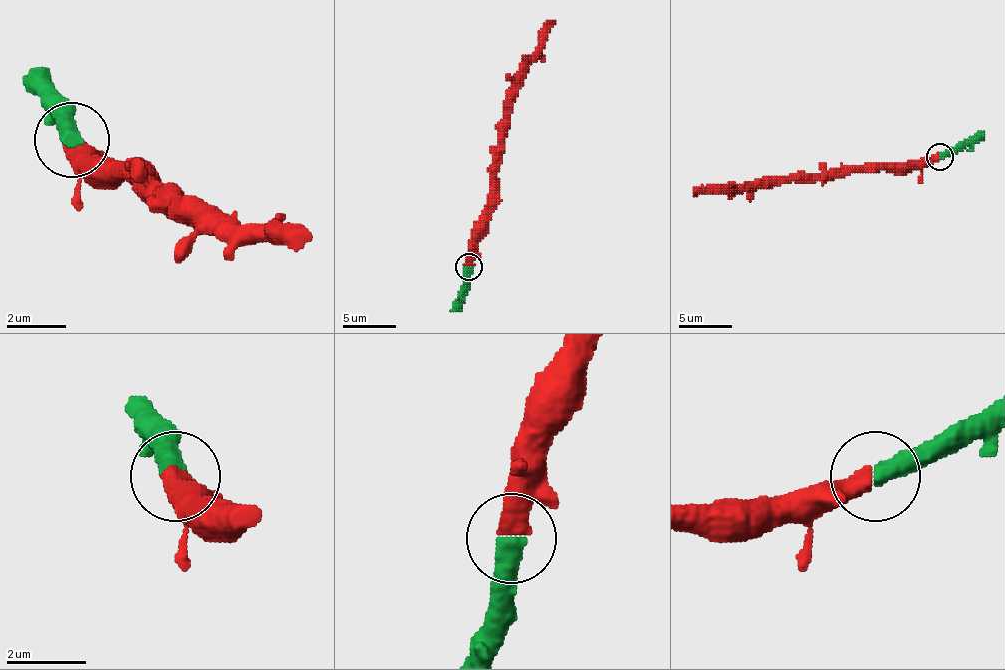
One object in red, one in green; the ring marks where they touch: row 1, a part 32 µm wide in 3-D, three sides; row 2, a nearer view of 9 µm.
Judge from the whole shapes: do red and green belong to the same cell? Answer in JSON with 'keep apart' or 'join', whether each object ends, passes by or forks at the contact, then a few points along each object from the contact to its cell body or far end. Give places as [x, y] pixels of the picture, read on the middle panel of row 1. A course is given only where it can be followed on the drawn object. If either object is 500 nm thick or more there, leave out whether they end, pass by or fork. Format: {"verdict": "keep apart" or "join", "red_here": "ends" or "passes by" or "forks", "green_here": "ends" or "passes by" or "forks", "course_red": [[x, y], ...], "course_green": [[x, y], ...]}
{"verdict": "join", "course_red": [[469, 265], [477, 222], [488, 203], [507, 90], [539, 48], [539, 37], [555, 21]], "course_green": [[469, 267], [466, 289], [453, 310]]}

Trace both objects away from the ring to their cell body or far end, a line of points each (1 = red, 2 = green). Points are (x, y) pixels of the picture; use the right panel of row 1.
1: (938, 155), (911, 163), (876, 169), (841, 169), (825, 172), (820, 177), (763, 180), (694, 193)
2: (940, 155), (962, 150), (983, 131)

